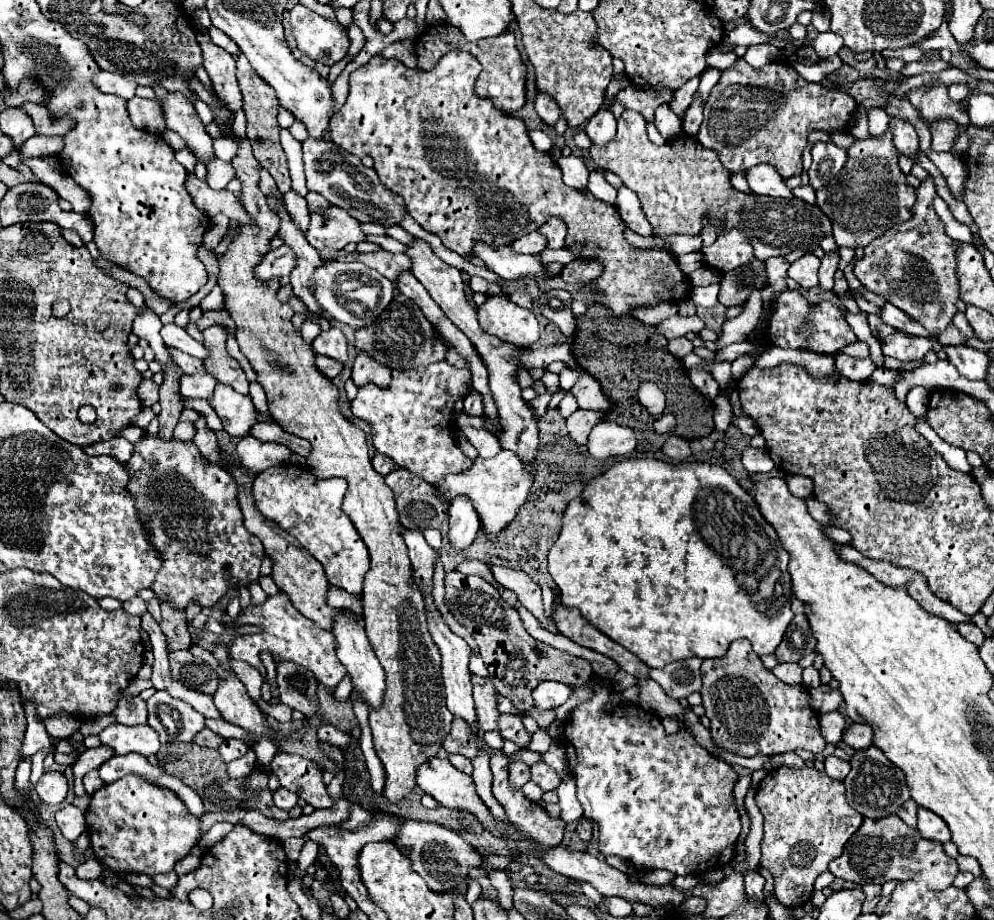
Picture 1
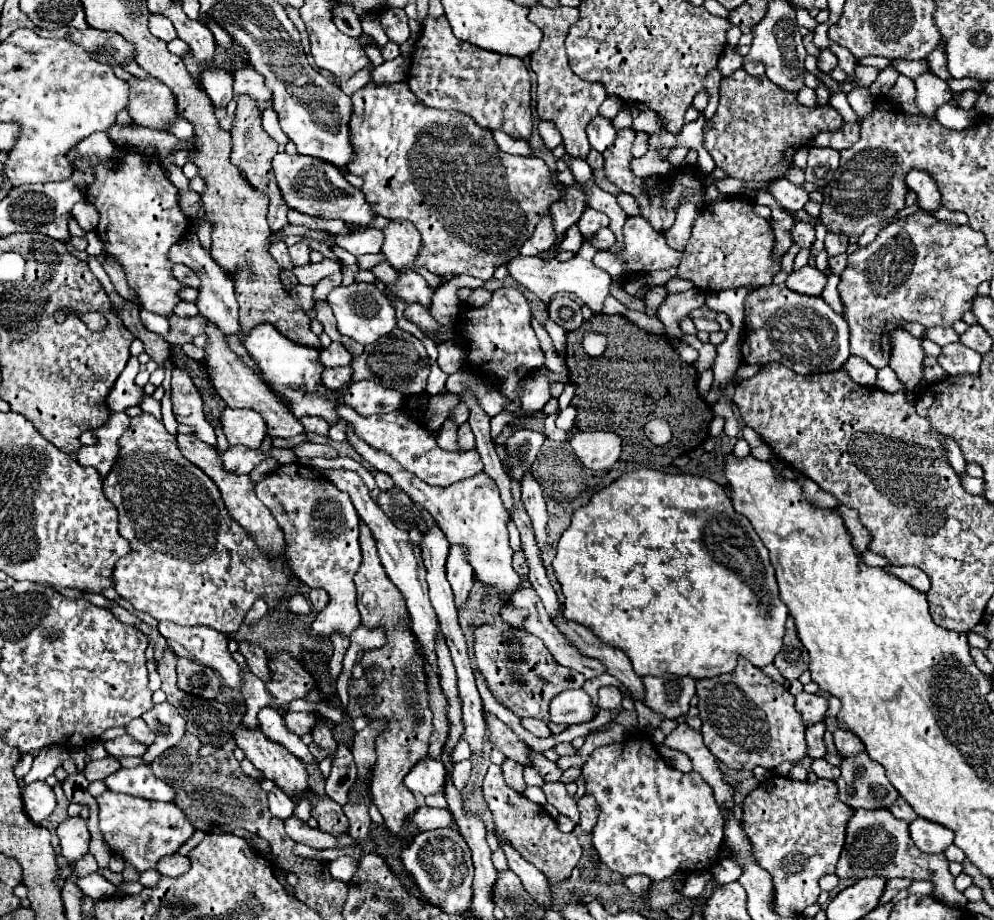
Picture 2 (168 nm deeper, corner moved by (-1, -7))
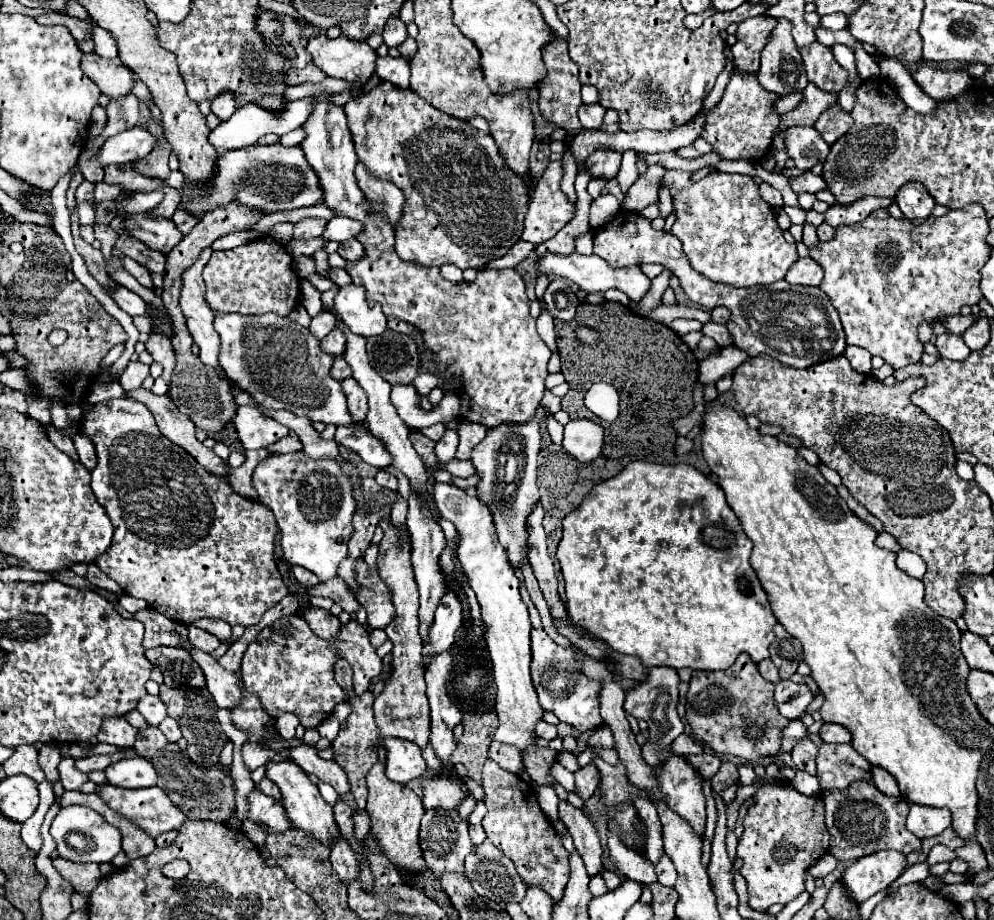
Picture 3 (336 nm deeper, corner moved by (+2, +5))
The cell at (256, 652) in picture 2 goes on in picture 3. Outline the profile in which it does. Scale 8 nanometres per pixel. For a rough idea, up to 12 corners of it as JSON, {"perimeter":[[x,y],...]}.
{"perimeter":[[203,618],[191,622],[201,628],[227,640],[231,636],[231,626],[223,620]]}

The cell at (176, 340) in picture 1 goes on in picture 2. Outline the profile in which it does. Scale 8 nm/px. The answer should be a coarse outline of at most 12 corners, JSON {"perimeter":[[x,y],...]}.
{"perimeter":[[140,310],[142,324],[158,334],[168,336],[170,324],[164,316]]}

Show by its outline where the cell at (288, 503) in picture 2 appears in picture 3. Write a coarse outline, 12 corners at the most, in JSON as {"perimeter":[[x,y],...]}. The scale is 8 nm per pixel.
{"perimeter":[[271,454],[253,486],[285,560],[321,580],[355,512],[339,462]]}

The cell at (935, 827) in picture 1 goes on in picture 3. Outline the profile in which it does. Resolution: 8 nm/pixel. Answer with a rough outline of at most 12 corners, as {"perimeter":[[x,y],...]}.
{"perimeter":[[911,804],[907,830],[917,838],[951,826],[949,810]]}

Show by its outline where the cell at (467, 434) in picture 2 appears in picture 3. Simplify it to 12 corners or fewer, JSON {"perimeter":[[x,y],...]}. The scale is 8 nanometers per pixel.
{"perimeter":[[453,430],[435,444],[441,464],[455,456],[459,436]]}

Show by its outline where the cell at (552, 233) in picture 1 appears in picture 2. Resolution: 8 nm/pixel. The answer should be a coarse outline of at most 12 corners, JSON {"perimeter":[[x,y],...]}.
{"perimeter":[[580,184],[550,208],[556,236],[578,222],[584,208]]}

